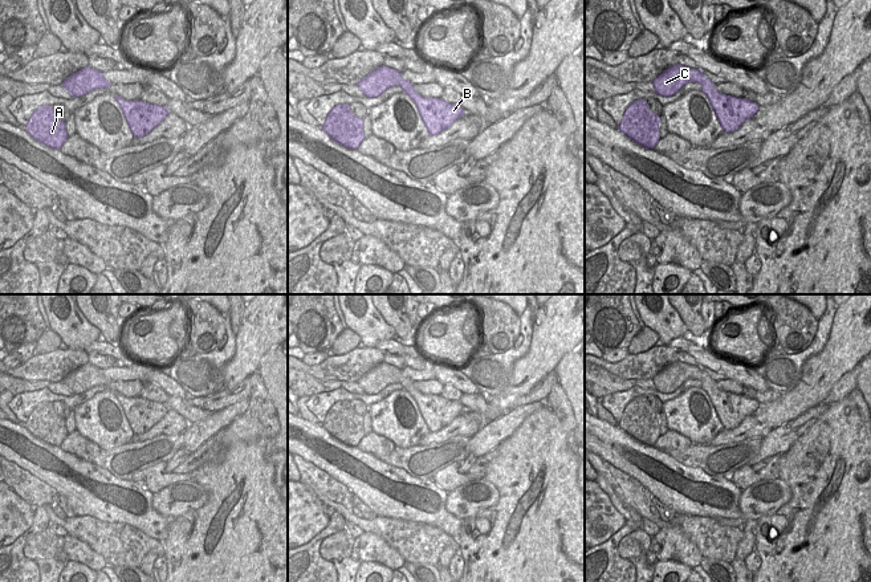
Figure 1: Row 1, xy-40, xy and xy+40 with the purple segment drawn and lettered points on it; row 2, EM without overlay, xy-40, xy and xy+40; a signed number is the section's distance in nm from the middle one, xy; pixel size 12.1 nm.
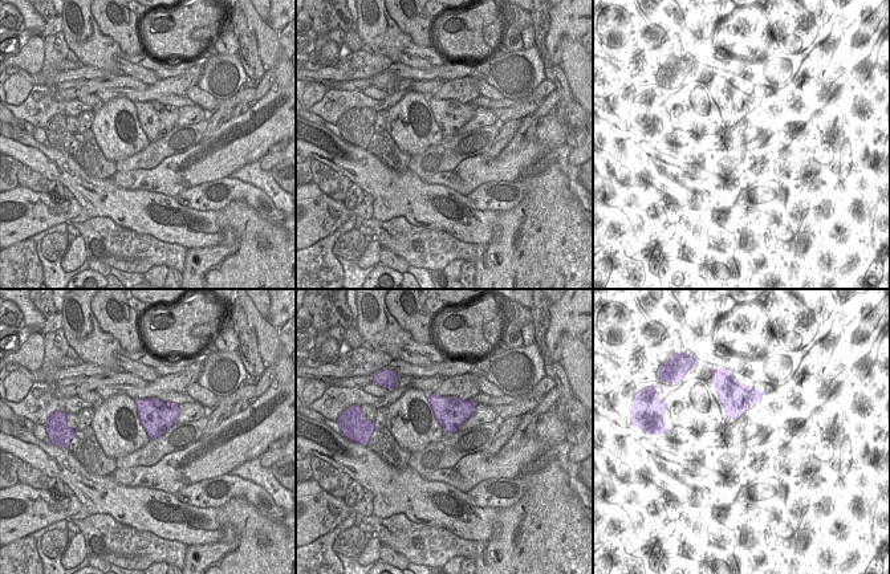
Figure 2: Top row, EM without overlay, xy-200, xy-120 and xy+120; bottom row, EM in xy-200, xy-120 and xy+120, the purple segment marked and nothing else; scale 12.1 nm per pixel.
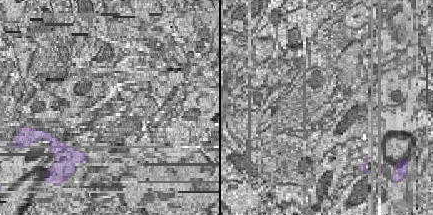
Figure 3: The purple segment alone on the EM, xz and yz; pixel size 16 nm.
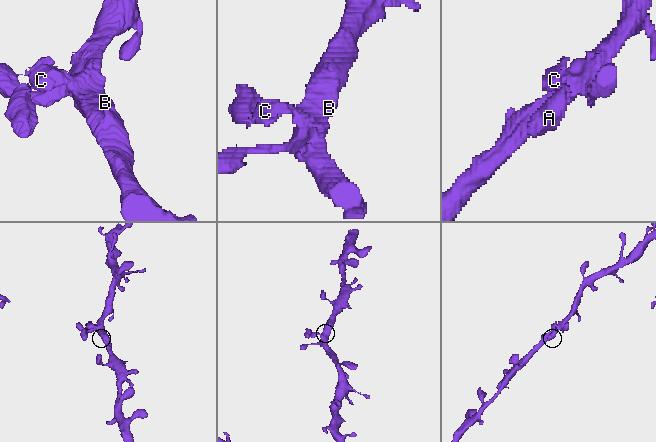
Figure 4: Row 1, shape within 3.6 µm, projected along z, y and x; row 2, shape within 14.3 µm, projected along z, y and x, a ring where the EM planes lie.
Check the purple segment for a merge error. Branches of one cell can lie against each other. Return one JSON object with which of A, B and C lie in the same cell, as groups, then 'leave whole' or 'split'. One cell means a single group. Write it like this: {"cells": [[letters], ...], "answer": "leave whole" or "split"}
{"cells": [["A", "B", "C"]], "answer": "leave whole"}

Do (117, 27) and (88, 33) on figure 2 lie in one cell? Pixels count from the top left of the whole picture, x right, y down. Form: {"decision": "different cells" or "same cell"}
{"decision": "different cells"}

